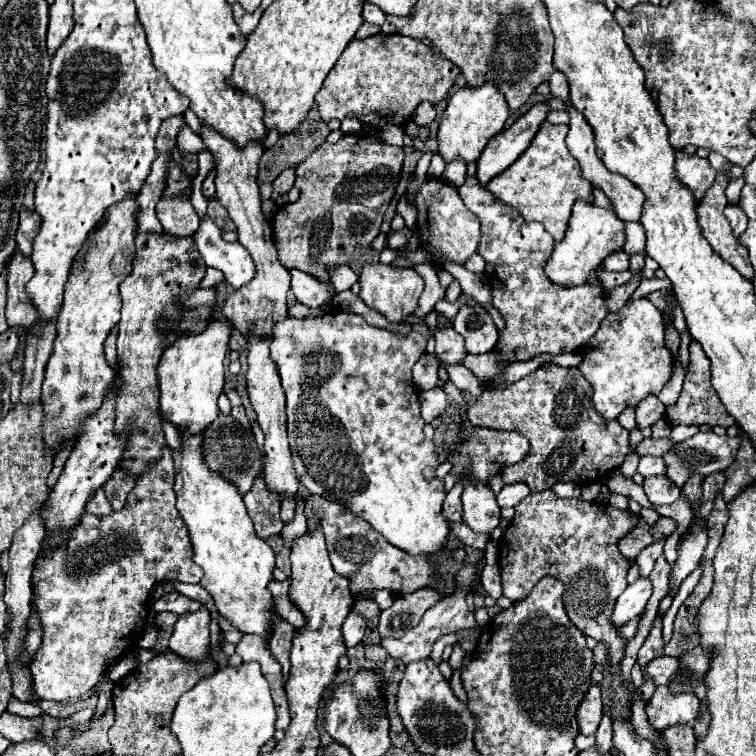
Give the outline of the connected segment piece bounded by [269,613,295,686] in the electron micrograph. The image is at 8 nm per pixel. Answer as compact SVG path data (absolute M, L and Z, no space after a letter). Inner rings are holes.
M273 613L274 631L269 645L273 655L282 667L283 685L285 686L290 672L290 650L295 628L276 613Z

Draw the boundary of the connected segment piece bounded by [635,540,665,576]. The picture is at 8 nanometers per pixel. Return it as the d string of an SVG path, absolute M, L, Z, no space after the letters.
M659 540L659 542L647 546L643 552L639 552L639 556L635 558L635 562L639 564L639 572L641 572L641 576L649 576L649 572L653 570L655 560L663 554L663 544L665 544L665 540Z

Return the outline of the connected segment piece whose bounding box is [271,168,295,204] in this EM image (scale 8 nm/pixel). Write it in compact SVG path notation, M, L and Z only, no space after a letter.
M287 168L285 172L281 172L281 174L277 176L277 180L273 182L273 194L271 194L273 204L277 202L279 196L287 194L287 192L293 188L293 182L295 182L295 168Z

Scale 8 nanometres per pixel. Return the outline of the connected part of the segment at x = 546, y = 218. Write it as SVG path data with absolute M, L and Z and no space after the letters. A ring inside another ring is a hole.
M543 122L537 136L533 138L531 146L499 176L495 176L485 188L495 194L495 198L503 200L505 204L517 208L527 222L541 222L545 230L559 242L565 236L567 220L571 216L571 206L577 198L587 202L593 200L591 184L581 176L579 162L569 154L565 146L567 136L565 124L549 124Z

